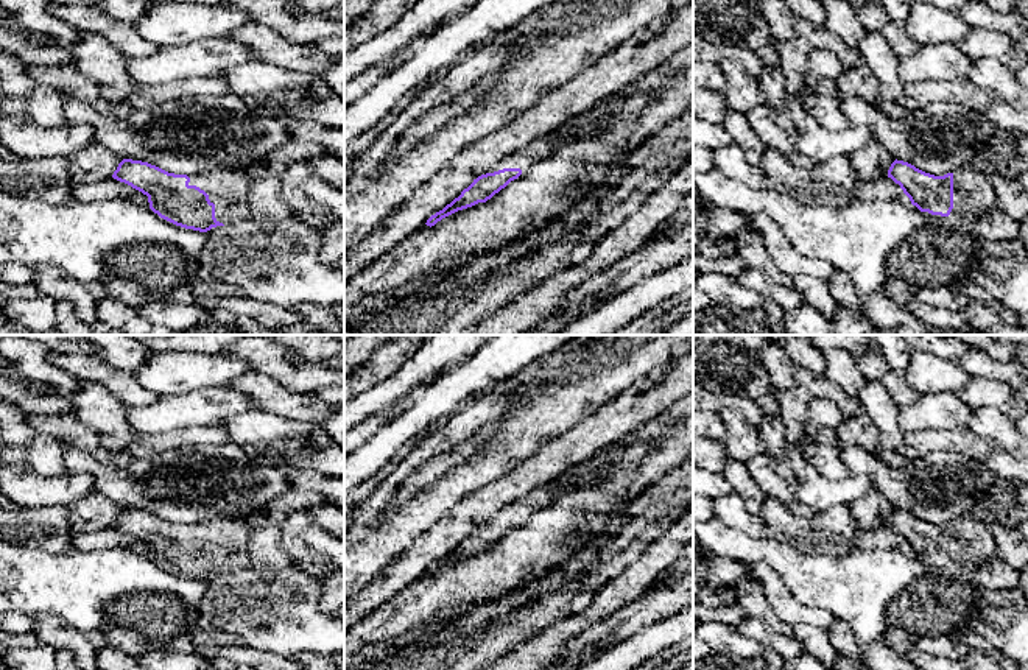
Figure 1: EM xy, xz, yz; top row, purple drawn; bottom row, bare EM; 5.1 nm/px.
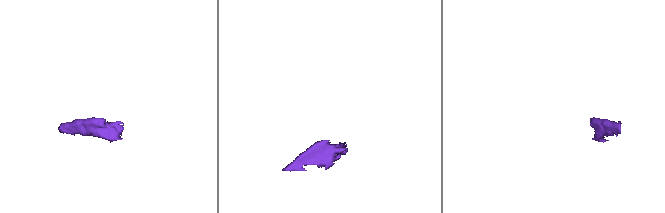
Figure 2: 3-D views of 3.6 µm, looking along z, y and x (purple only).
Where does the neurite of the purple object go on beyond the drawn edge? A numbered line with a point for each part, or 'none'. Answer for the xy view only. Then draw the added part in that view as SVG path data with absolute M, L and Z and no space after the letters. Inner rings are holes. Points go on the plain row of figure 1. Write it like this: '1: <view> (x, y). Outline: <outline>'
1: xy (228, 538). Outline: M220 519L201 524L187 524L188 534L196 534L215 553L215 567L223 573L251 567L248 553L254 528L245 519Z

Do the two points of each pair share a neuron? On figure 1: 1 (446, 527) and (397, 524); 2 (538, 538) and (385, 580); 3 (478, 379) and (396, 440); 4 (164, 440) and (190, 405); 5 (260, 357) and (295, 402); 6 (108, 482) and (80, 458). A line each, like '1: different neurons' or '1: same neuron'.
1: different neurons
2: different neurons
3: same neuron
4: different neurons
5: different neurons
6: same neuron

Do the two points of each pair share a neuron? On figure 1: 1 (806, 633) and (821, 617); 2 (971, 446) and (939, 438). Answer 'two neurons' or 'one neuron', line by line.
1: two neurons
2: one neuron

